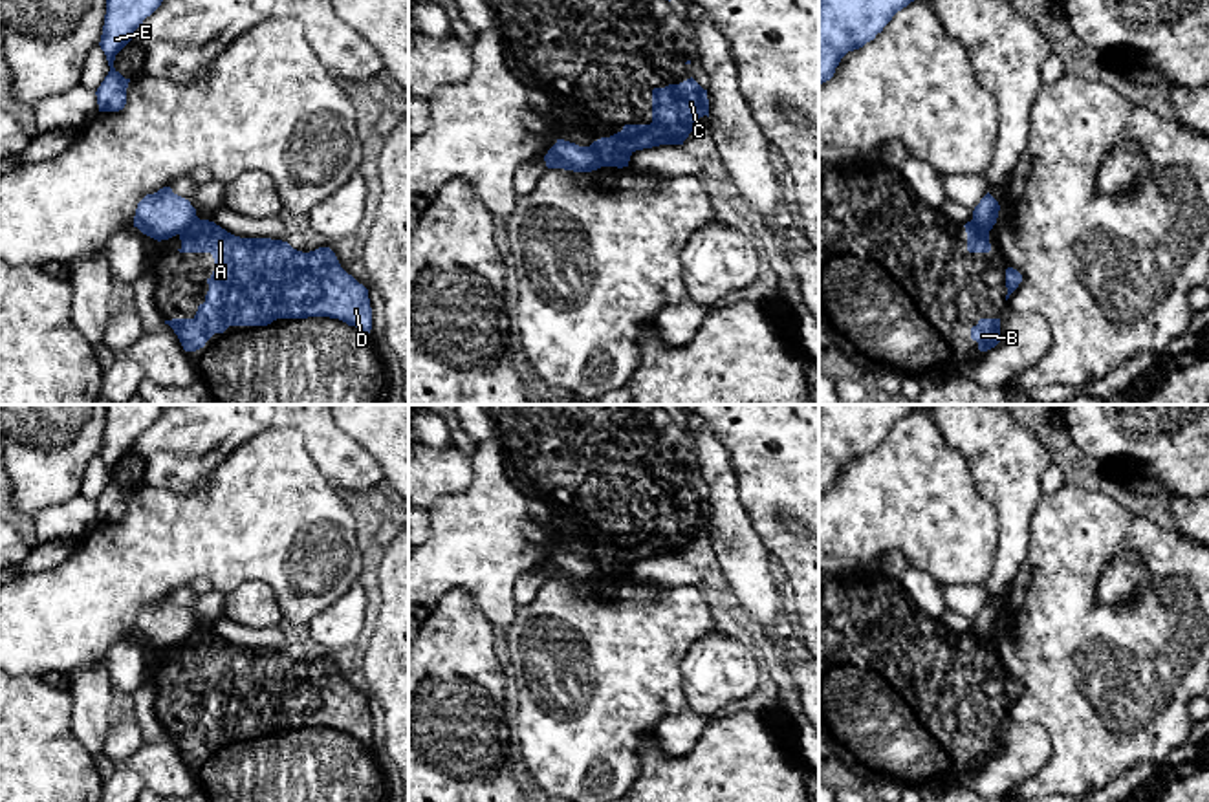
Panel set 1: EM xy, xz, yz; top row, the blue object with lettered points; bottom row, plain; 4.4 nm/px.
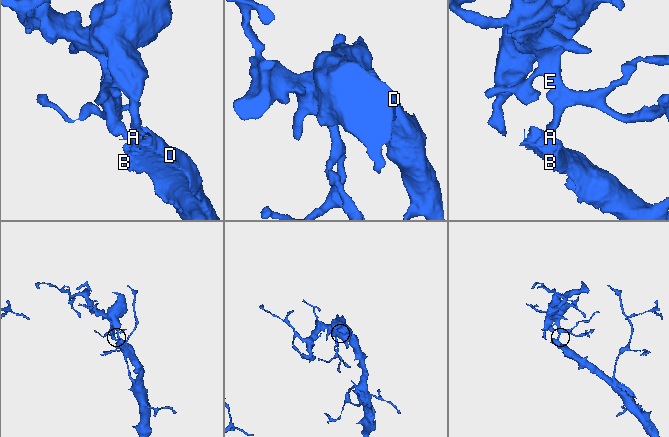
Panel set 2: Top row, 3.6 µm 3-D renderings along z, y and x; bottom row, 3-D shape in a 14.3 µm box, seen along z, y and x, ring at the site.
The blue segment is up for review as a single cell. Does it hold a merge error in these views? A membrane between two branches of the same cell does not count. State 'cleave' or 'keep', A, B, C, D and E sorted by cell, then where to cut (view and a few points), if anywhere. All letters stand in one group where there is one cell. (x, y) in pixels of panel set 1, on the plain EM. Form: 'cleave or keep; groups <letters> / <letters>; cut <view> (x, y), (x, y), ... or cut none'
cleave; groups A B C D / E; cut xz (590, 555), (603, 575)

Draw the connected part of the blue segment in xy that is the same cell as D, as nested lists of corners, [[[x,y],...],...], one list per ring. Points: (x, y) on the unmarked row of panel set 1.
[[[200,628],[180,643],[180,650],[180,663],[211,663],[214,668],[214,681],[207,688],[209,701],[196,725],[165,731],[185,762],[203,758],[214,743],[223,743],[229,736],[267,736],[277,729],[330,727],[355,736],[361,743],[372,740],[368,699],[341,677],[330,657],[302,663],[282,650],[234,646]]]

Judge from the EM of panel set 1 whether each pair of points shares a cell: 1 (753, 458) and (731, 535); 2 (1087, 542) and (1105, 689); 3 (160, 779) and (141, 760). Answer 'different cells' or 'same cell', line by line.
1: different cells
2: same cell
3: same cell

